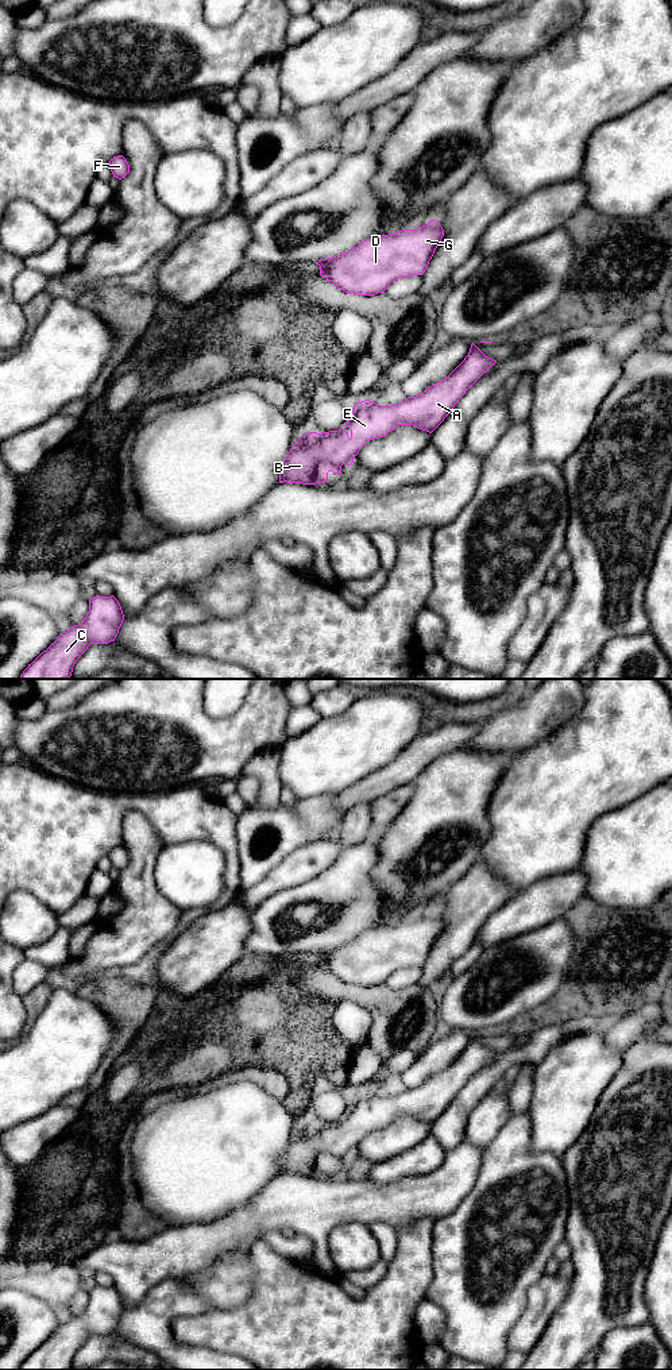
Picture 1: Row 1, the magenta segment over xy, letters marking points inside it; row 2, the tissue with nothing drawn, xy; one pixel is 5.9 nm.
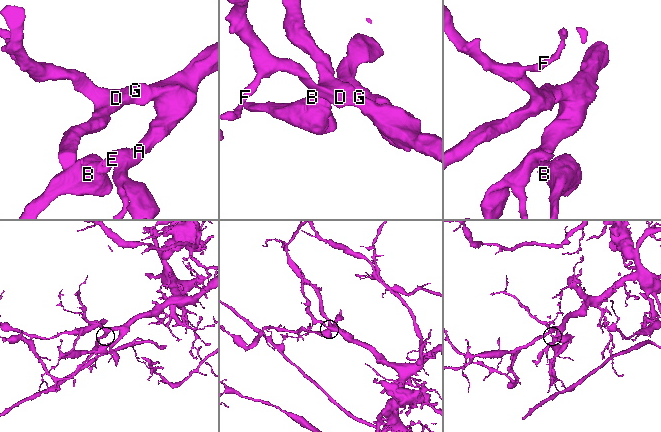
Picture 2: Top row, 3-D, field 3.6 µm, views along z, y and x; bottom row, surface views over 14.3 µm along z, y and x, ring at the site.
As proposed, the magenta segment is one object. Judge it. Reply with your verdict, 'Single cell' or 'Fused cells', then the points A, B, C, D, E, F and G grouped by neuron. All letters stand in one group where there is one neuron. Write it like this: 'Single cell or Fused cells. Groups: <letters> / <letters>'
Single cell. Groups: A B C D E F G

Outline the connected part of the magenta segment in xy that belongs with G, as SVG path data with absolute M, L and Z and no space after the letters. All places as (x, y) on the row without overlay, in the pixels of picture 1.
M435 910L416 921L363 931L348 943L316 954L320 966L343 983L375 987L398 969L422 966L443 927Z

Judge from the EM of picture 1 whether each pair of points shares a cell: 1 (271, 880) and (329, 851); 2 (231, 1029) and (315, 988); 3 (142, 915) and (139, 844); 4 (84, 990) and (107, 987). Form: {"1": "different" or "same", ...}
{"1": "same", "2": "different", "3": "same", "4": "same"}

